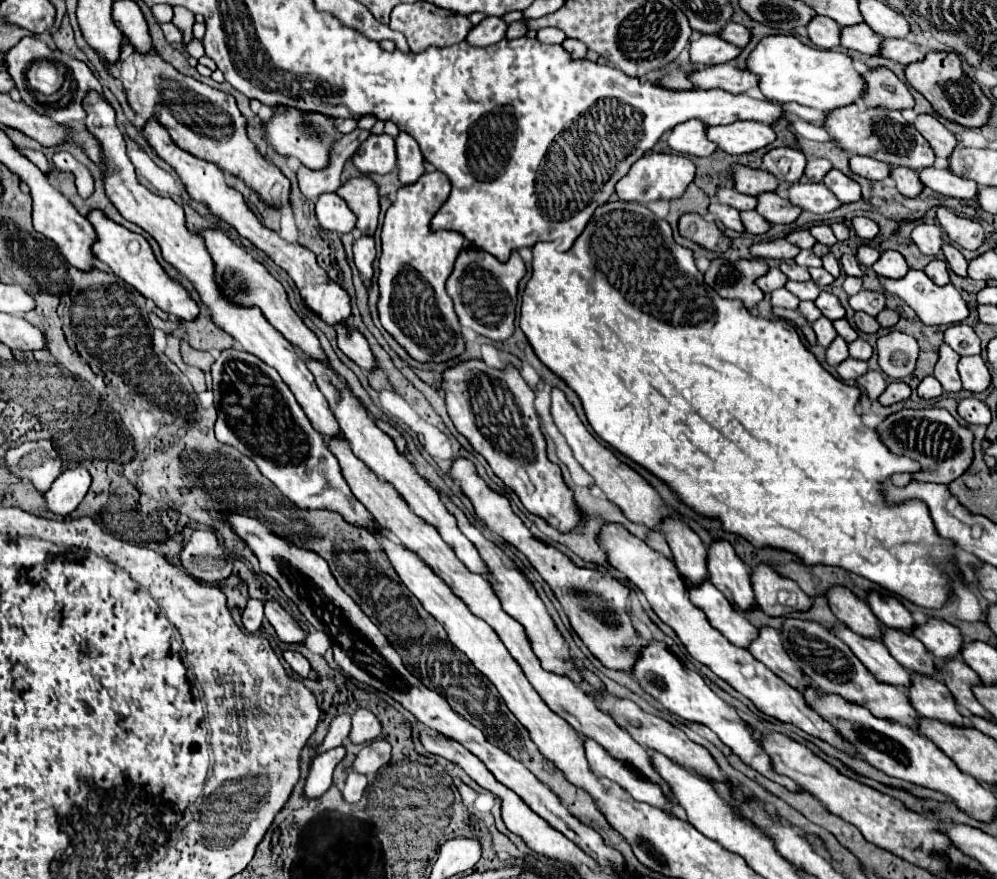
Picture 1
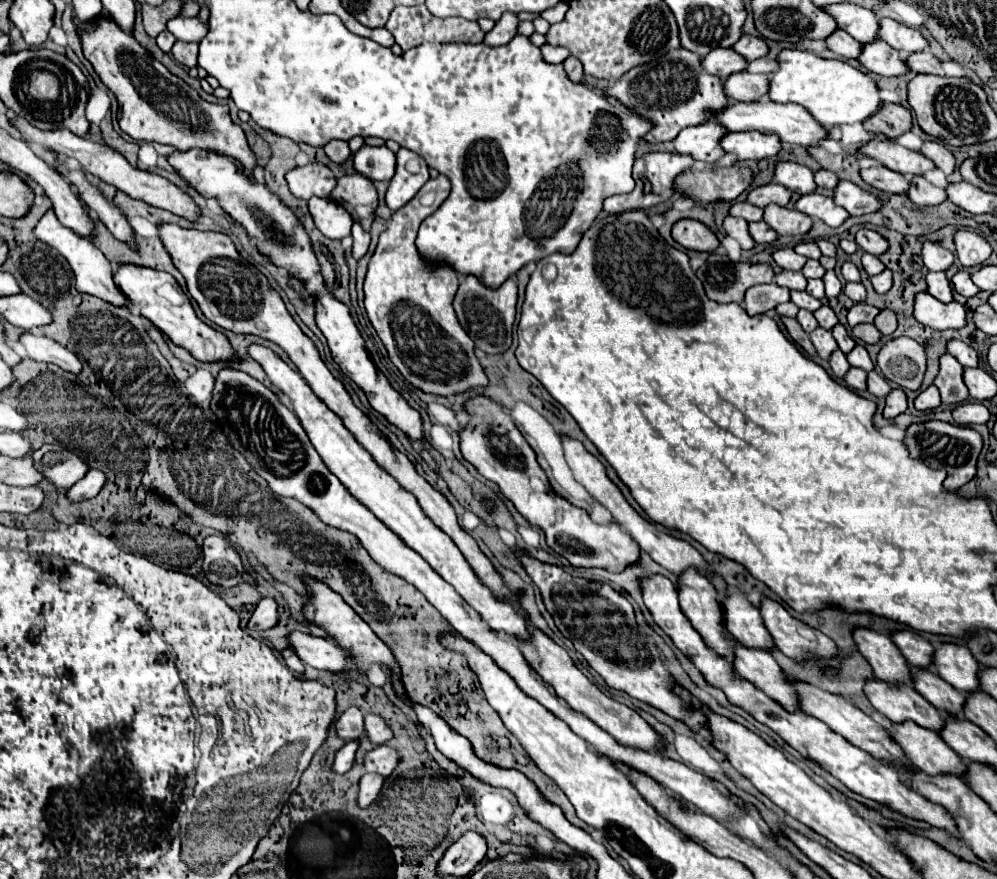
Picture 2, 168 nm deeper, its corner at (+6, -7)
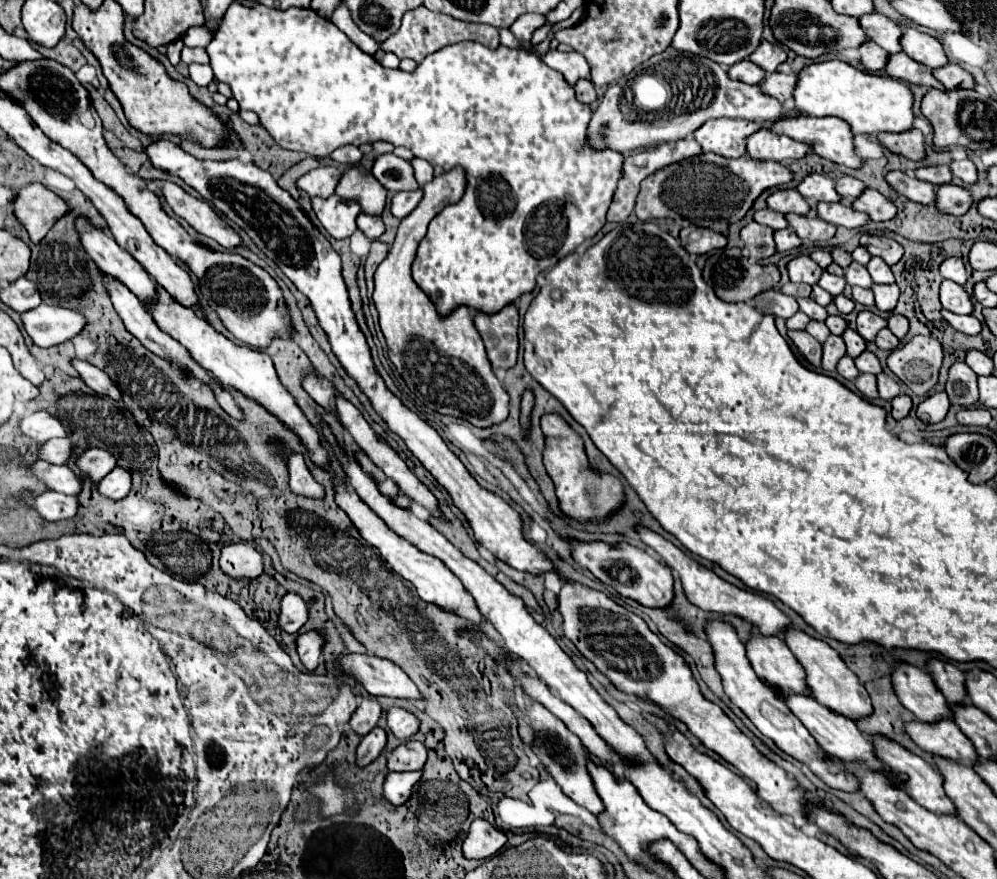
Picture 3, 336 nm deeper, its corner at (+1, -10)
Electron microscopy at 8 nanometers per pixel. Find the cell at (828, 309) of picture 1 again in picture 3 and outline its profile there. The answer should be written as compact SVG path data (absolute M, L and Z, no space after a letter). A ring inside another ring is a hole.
M839 315L827 317L827 319L825 319L825 325L829 327L829 331L831 331L833 335L843 335L843 331L847 329L847 323L845 323L845 319L843 319L843 317L839 317Z

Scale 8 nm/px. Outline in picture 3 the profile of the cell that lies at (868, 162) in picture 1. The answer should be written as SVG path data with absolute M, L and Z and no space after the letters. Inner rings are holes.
M903 171L887 173L887 181L889 181L891 187L895 187L897 193L909 197L911 201L917 201L917 203L923 203L923 205L935 203L935 187L927 181L913 179Z

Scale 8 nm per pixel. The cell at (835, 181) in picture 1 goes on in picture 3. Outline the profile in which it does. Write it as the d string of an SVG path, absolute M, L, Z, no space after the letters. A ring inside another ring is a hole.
M867 189L855 203L853 203L853 209L857 211L863 211L871 217L871 221L889 221L895 217L897 213L897 207L893 201L885 199L879 191L873 191L873 189Z

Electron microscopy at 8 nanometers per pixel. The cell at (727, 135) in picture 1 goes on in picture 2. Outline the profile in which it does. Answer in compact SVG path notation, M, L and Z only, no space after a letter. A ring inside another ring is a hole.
M732 132L720 140L720 146L738 160L762 160L778 154L780 140L762 132Z

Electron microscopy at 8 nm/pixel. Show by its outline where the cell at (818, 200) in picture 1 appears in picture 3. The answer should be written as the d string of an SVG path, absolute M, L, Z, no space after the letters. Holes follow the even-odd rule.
M819 203L817 207L819 217L833 223L833 225L841 225L847 229L855 229L855 227L863 227L869 221L869 215L853 211L853 207L845 207L841 203Z

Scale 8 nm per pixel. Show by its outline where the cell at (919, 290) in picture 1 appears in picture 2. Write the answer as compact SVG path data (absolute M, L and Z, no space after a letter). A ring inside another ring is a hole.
M918 292L914 296L914 318L930 326L934 330L948 330L948 328L962 328L966 324L966 310L956 300L948 304L940 304L928 292Z

